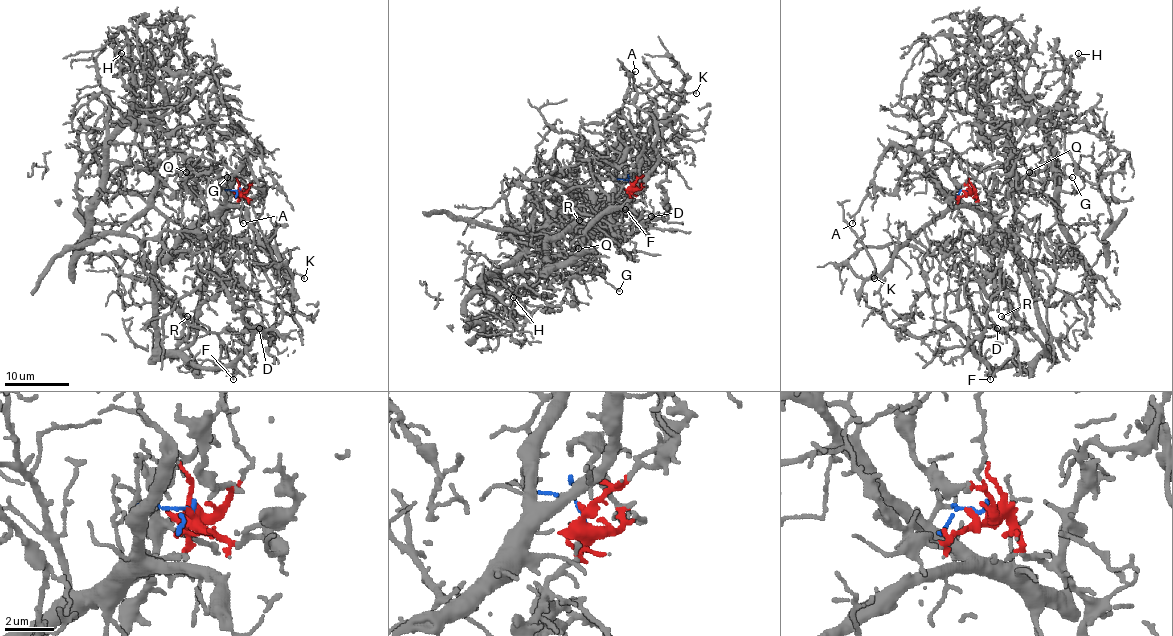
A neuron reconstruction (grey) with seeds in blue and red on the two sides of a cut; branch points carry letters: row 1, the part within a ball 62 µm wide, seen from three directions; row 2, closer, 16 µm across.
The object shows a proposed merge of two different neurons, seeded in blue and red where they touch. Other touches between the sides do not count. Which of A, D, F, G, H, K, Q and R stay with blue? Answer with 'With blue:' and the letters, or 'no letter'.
With blue: A, F, K, R

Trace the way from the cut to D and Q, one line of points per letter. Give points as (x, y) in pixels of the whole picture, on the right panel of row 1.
D: (966, 191), (993, 214), (993, 230), (960, 238), (984, 312), (1006, 333), (997, 328)
Q: (966, 191), (993, 214), (993, 230), (960, 238), (1005, 243), (1014, 206), (1005, 158), (1018, 153), (1029, 172)

